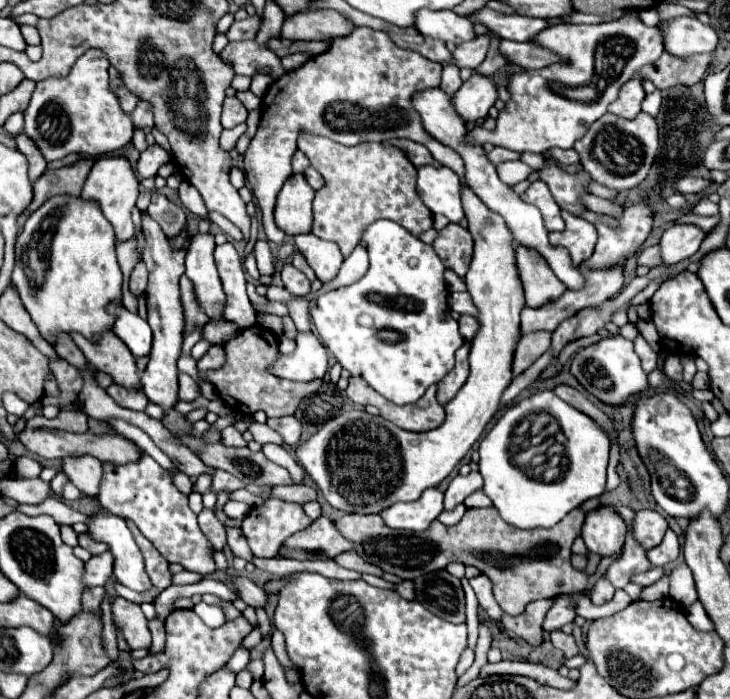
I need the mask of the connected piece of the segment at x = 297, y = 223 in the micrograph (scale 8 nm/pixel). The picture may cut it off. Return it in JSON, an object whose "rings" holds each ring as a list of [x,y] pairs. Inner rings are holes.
{"rings":[[[293,174],[281,188],[275,206],[275,224],[283,234],[309,234],[313,224],[313,188],[307,184],[303,174]]]}

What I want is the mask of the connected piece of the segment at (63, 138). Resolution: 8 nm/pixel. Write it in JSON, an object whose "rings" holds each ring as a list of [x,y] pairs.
{"rings":[[[101,50],[85,52],[65,78],[37,82],[25,110],[25,132],[37,142],[45,160],[59,160],[71,152],[99,158],[115,152],[131,140],[133,122],[121,110],[117,94],[109,86],[109,60]]]}

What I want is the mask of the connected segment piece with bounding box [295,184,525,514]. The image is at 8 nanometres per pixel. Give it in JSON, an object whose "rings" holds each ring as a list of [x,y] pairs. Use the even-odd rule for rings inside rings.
{"rings":[[[465,184],[461,198],[469,220],[469,232],[475,242],[465,284],[479,308],[477,320],[481,324],[471,342],[471,374],[465,386],[449,402],[445,422],[435,430],[407,432],[381,416],[349,410],[325,422],[317,434],[299,444],[295,450],[299,464],[315,480],[317,488],[333,508],[357,514],[379,514],[395,502],[417,500],[423,490],[437,486],[483,434],[487,422],[499,410],[501,396],[513,378],[511,358],[519,342],[519,312],[525,306],[523,286],[515,266],[515,242],[505,220],[487,210]]]}

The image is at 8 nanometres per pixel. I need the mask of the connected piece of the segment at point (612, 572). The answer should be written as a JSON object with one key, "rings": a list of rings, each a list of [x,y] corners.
{"rings":[[[625,538],[625,552],[621,556],[621,560],[613,562],[609,566],[609,570],[605,572],[605,578],[609,578],[609,582],[613,582],[615,588],[623,588],[631,582],[631,578],[639,572],[647,572],[651,568],[647,556],[645,556],[645,548],[639,546],[639,542],[635,542],[633,538]]]}

